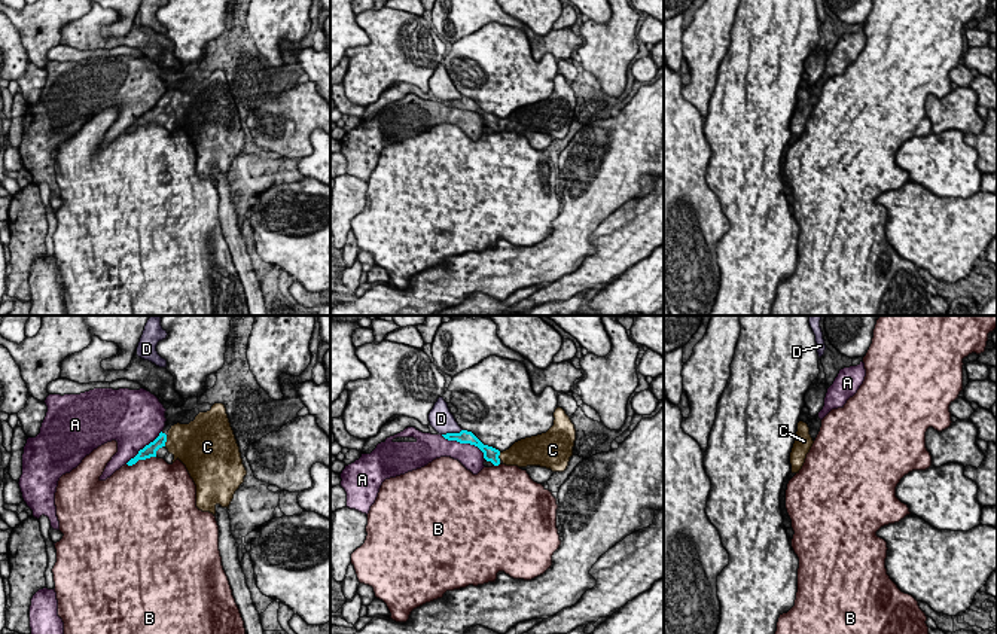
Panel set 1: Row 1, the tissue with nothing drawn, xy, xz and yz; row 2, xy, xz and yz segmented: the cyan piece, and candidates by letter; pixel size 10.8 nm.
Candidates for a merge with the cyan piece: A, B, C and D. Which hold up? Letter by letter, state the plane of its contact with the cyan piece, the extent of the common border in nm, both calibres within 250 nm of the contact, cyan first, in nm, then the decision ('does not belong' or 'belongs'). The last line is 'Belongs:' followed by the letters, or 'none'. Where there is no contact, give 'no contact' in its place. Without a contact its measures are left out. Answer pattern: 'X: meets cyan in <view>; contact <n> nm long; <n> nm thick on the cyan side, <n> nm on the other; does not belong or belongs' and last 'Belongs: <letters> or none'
A: meets cyan in xz; contact 550 nm long; 140 nm thick on the cyan side, 240 nm on the other; does not belong
B: meets cyan in xy; contact 340 nm long; 140 nm thick on the cyan side, 460 nm on the other; does not belong
C: meets cyan in xy; contact 120 nm long; 140 nm thick on the cyan side, 420 nm on the other; belongs
D: meets cyan in xz; contact 240 nm long; 140 nm thick on the cyan side, 240 nm on the other; does not belong
Belongs: C

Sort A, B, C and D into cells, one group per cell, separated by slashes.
A / B / C / D

